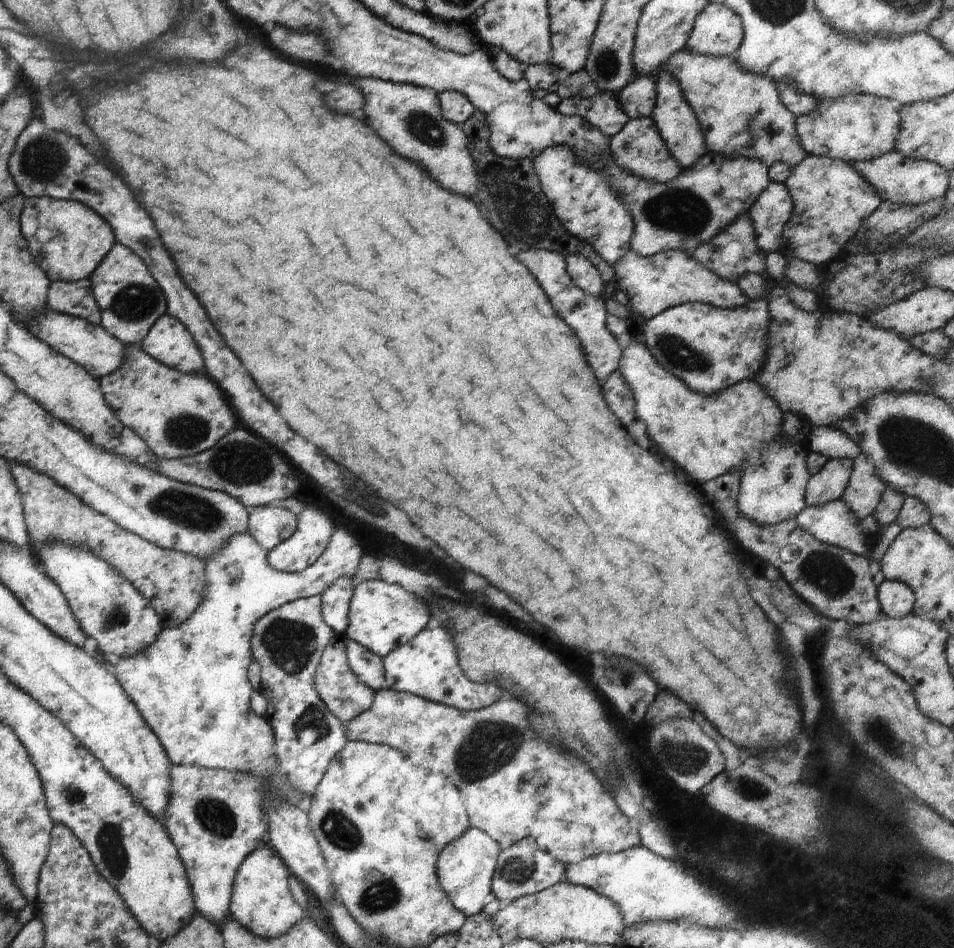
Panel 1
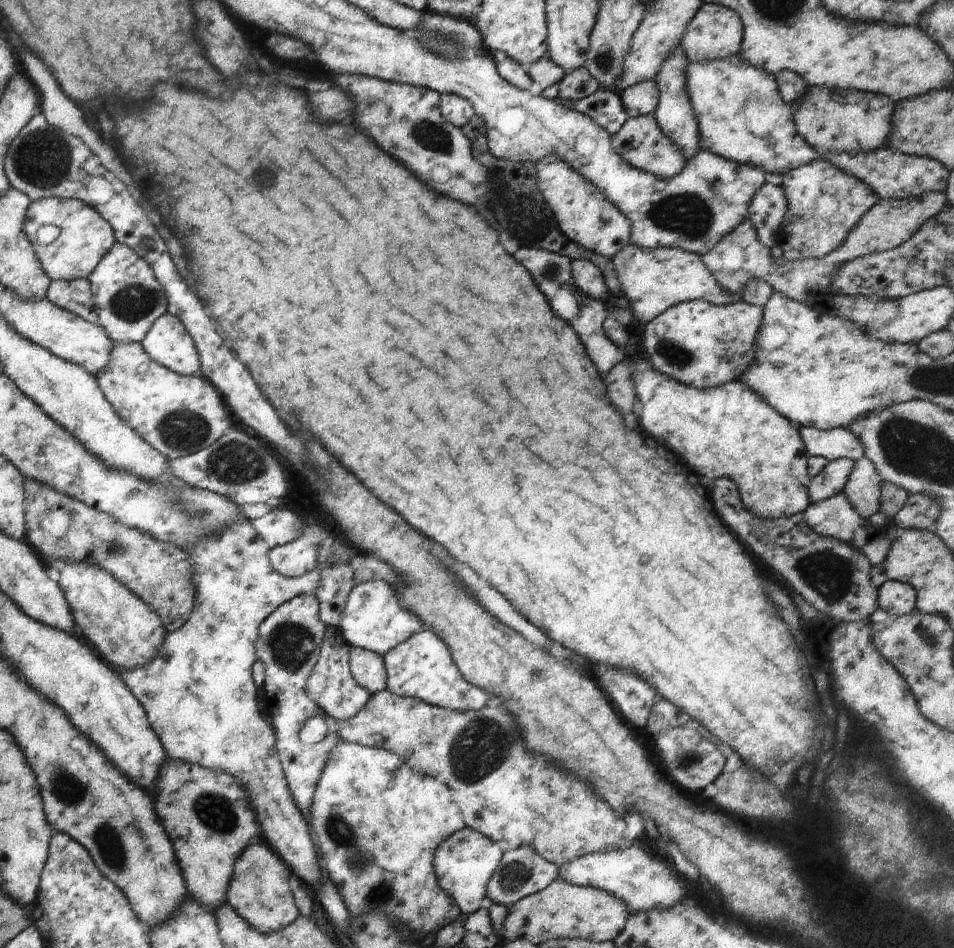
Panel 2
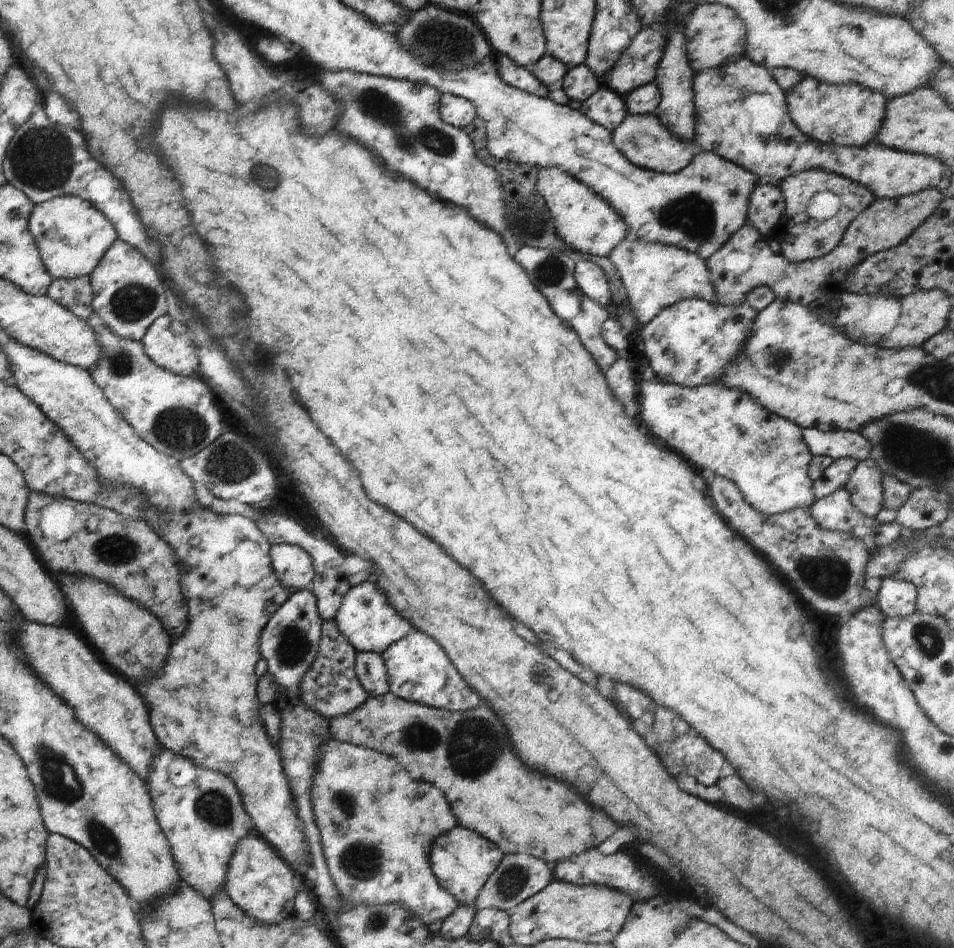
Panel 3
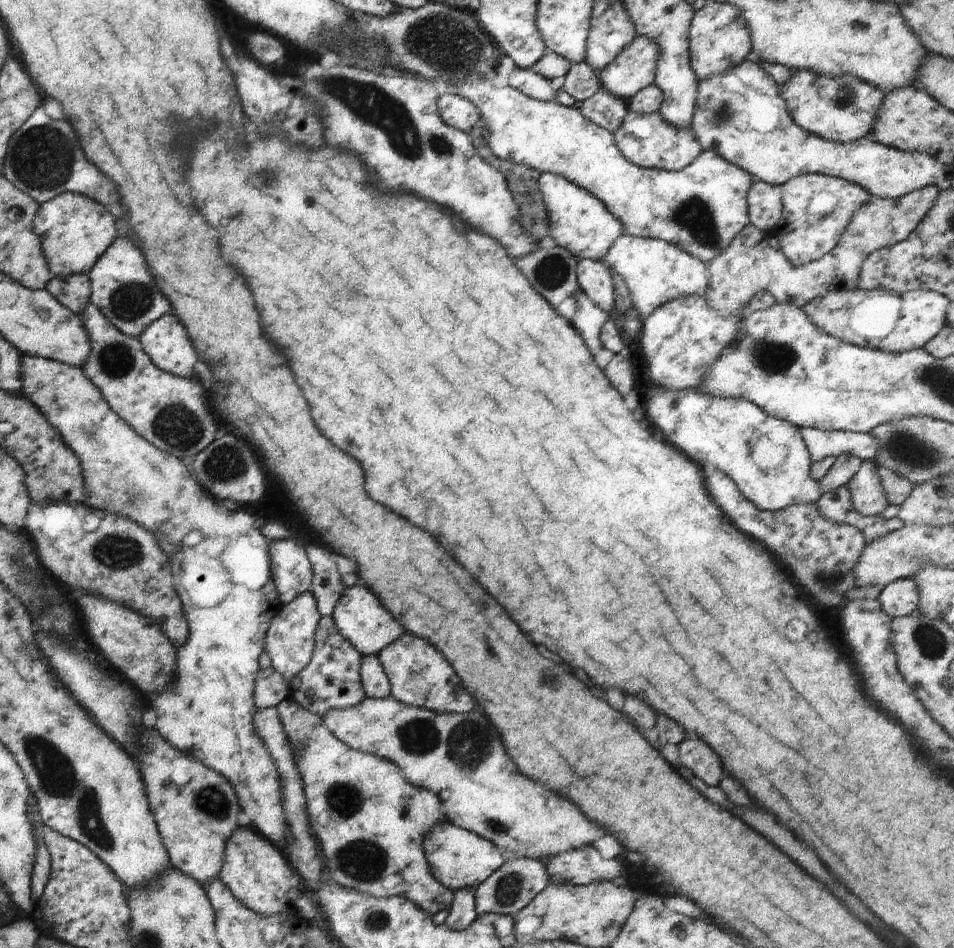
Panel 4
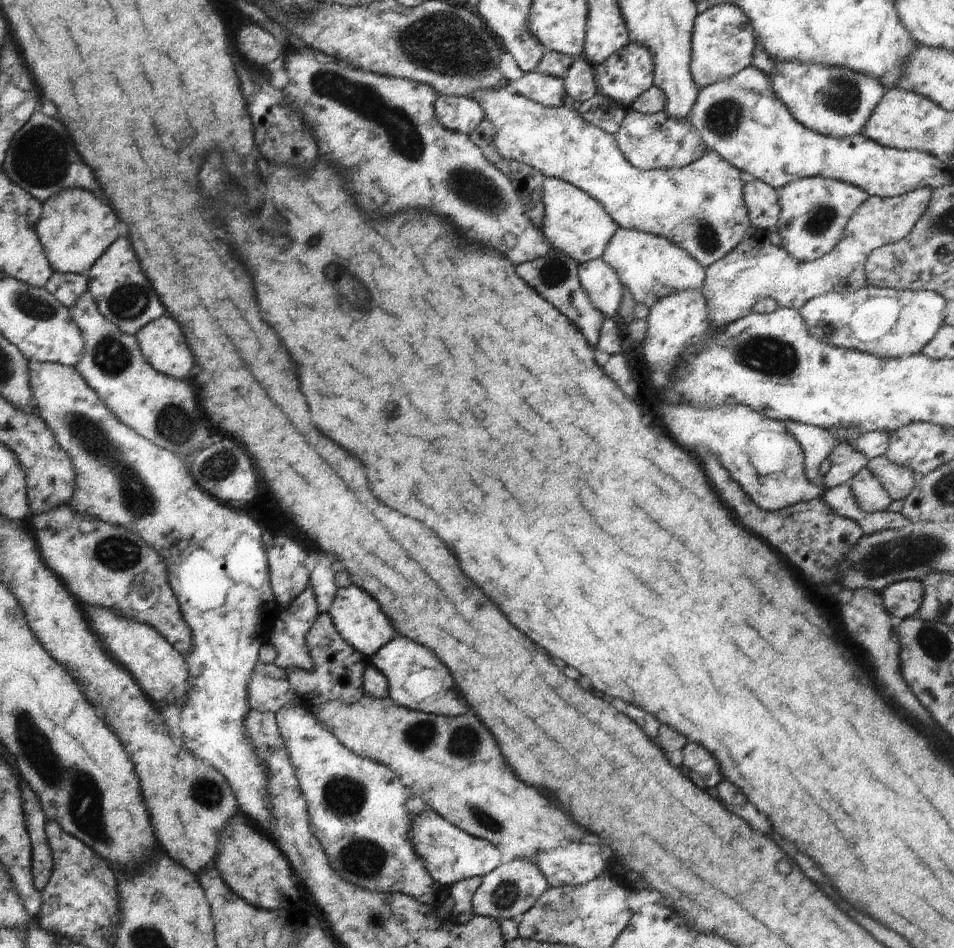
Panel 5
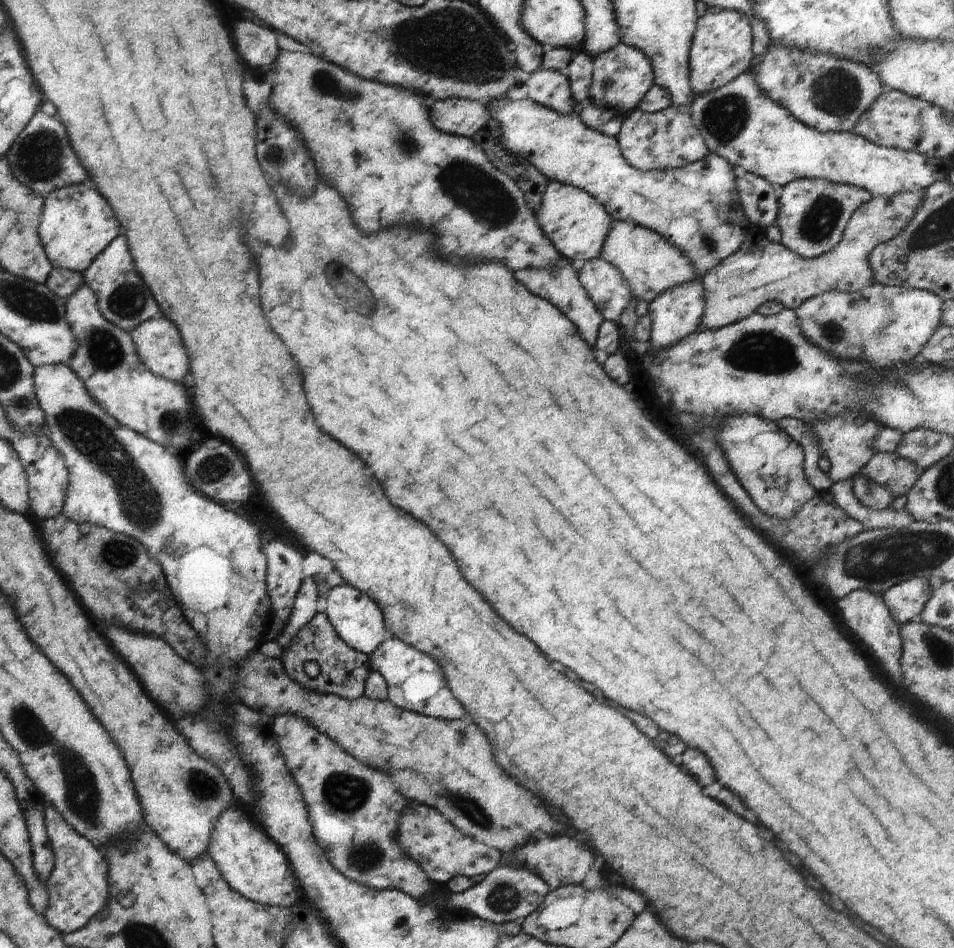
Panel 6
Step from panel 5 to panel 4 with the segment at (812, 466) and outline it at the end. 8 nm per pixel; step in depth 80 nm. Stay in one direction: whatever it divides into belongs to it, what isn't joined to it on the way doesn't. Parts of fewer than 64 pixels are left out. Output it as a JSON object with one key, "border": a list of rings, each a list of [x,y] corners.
{"border":[[[807,427],[798,431],[808,450],[810,464],[843,454],[860,458],[862,461],[873,461],[880,447],[878,440],[871,433],[822,431]]]}

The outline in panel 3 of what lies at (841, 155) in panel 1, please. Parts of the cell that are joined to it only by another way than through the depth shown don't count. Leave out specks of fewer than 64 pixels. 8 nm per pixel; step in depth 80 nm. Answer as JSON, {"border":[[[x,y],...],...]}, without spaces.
{"border":[[[802,75],[797,84],[785,91],[784,97],[790,119],[805,136],[817,144],[842,147],[863,146],[875,140],[886,103],[881,93],[858,84],[825,84],[807,75]]]}

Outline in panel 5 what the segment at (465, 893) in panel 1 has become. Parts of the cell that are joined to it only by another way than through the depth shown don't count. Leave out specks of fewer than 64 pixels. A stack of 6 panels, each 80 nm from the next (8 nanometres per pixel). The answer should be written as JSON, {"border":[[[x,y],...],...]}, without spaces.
{"border":[[[427,809],[410,822],[410,845],[422,860],[427,874],[441,886],[450,887],[458,880],[485,876],[501,862],[498,848],[486,840],[475,838],[461,829],[455,828],[434,810]]]}

